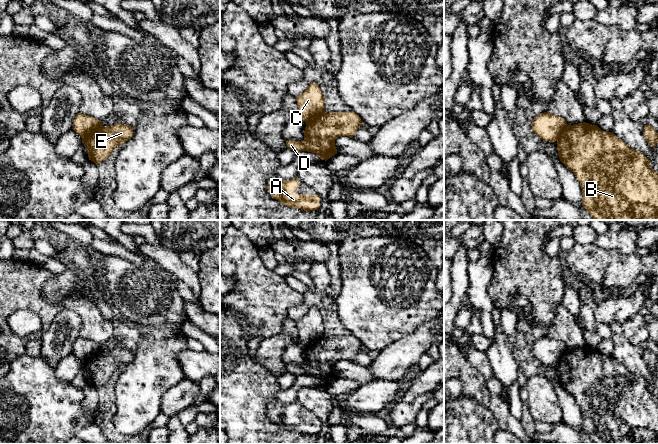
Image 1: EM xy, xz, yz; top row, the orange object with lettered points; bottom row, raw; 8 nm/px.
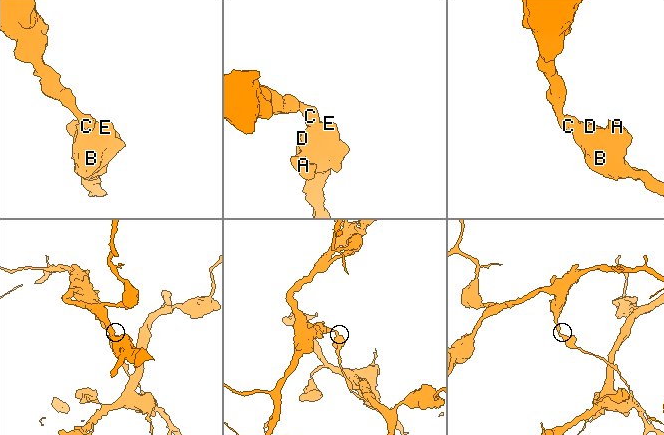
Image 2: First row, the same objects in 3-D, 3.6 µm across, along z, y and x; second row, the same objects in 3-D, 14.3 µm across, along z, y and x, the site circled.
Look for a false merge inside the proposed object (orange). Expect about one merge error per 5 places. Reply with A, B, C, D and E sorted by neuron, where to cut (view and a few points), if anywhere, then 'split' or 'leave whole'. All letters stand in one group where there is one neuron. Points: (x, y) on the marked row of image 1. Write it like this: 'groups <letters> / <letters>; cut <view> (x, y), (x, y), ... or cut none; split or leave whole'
groups A B D E / C; cut xy (102, 125), (82, 139); split

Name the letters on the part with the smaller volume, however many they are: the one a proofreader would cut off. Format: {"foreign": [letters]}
{"foreign": ["A", "B", "D", "E"]}

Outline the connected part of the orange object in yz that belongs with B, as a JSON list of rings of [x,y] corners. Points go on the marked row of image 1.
[[[586,122],[567,125],[557,139],[557,150],[560,161],[571,170],[582,189],[582,206],[595,220],[658,220],[658,172],[650,167],[650,160],[640,151],[635,151],[628,144],[618,139],[613,132],[605,132],[597,125]]]

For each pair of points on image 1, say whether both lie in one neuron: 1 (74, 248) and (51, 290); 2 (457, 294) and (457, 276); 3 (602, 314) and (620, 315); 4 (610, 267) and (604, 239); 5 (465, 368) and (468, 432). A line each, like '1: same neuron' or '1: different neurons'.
1: same neuron
2: same neuron
3: same neuron
4: different neurons
5: different neurons

